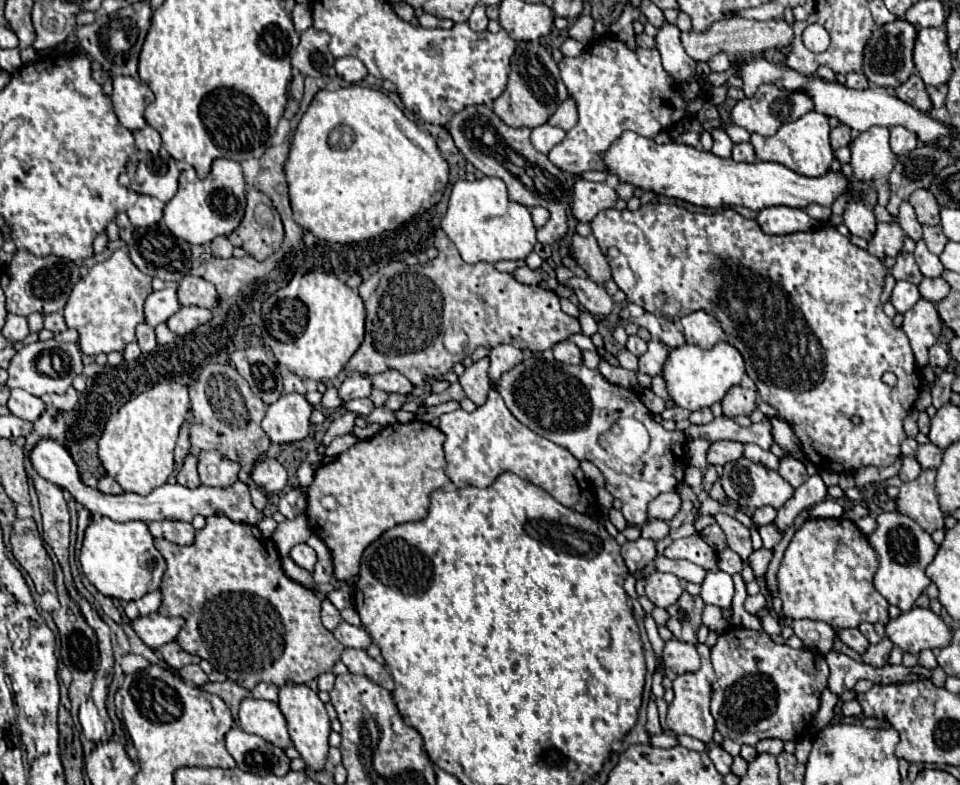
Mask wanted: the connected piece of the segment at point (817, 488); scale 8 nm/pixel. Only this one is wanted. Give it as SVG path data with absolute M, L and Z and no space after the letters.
M817 470L814 475L796 489L794 497L782 509L778 509L778 517L776 517L774 525L778 529L786 531L800 511L804 511L804 509L808 509L808 507L812 507L824 499L826 499L826 485L820 476L820 471Z

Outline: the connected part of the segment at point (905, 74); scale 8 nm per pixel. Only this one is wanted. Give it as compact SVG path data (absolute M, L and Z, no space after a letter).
M896 19L892 23L876 27L864 49L862 69L864 69L866 79L876 87L896 89L898 85L902 85L914 73L914 61L912 61L914 41L916 41L916 29L904 19Z

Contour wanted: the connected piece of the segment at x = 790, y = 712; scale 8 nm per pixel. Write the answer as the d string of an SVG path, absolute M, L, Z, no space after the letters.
M730 627L718 637L718 643L712 647L712 665L716 673L716 683L710 707L716 729L722 733L722 737L728 737L738 745L752 747L758 741L770 737L796 741L818 711L820 691L826 687L828 679L828 663L824 655L810 649L790 649L788 645L776 645L766 631L750 631L740 627Z

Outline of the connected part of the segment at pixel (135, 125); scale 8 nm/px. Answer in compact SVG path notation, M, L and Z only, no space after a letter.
M114 77L112 83L112 103L120 125L124 125L128 131L146 127L144 109L154 101L154 93L150 91L150 87L132 77Z

